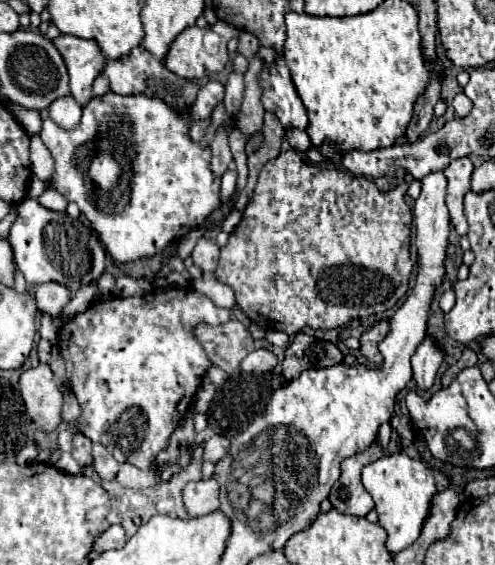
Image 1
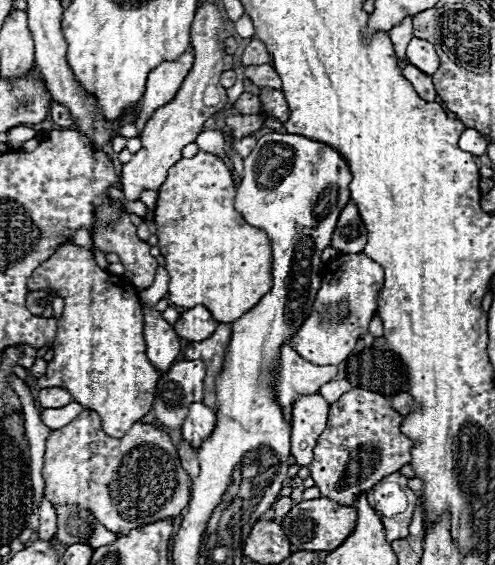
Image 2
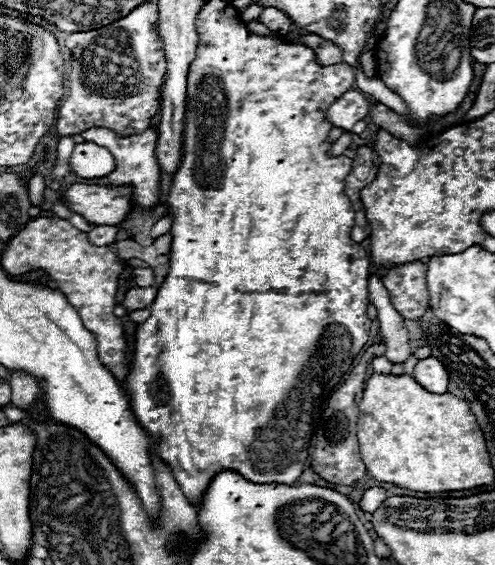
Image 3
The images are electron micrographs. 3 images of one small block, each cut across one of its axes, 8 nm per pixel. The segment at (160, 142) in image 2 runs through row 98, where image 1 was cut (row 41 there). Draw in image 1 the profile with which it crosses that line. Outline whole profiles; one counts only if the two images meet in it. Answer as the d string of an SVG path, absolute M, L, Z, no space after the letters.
M218 22L216 26L212 26L212 30L220 36L220 48L216 54L208 54L202 46L202 36L206 30L192 26L180 32L176 40L170 44L168 54L164 58L164 66L180 78L188 80L206 80L220 72L228 62L226 42L230 38L236 38L240 30L228 26L226 22Z

